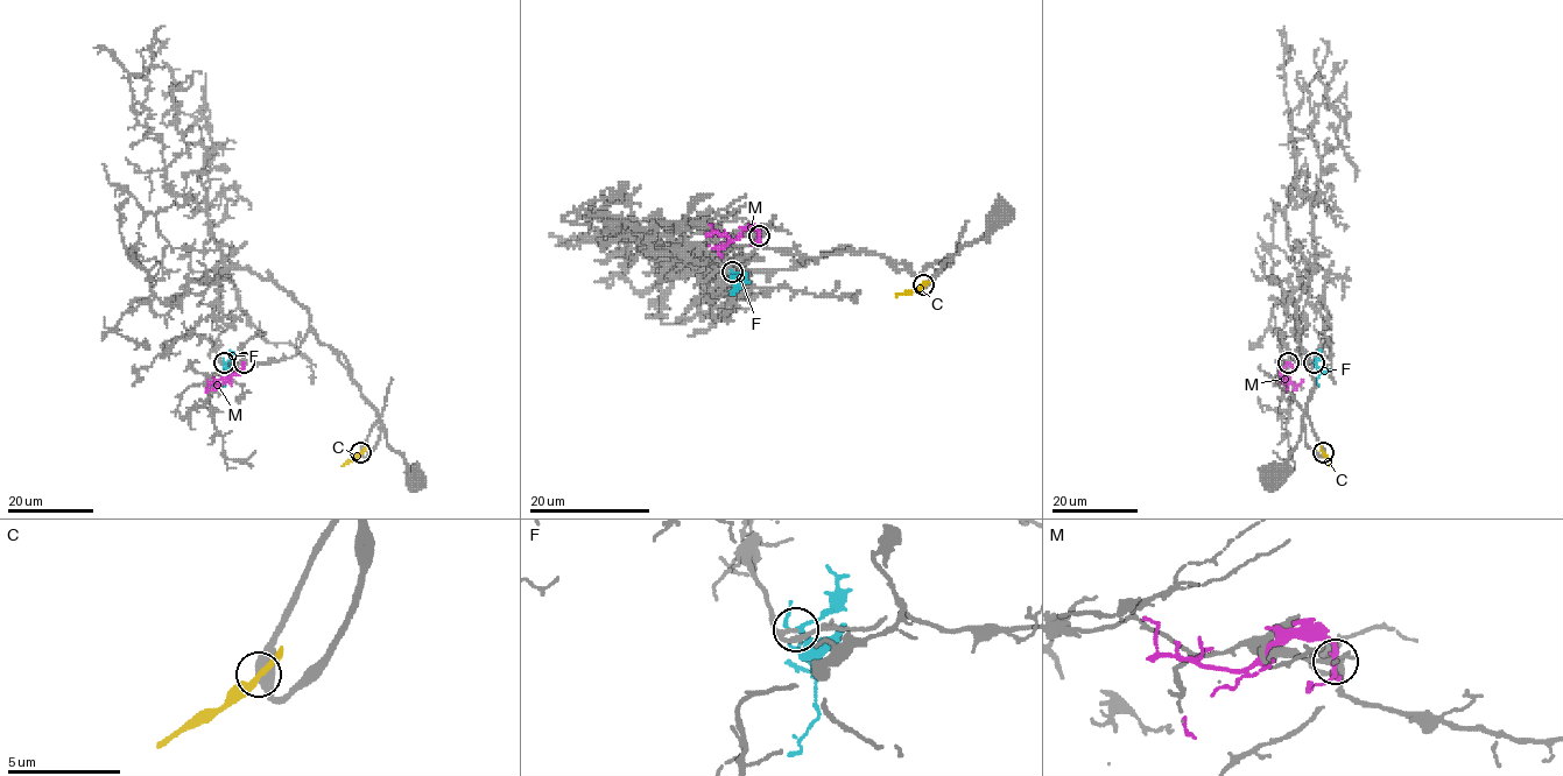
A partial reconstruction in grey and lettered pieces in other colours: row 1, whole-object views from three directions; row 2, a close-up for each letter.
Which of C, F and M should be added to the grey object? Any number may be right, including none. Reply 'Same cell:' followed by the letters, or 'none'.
Same cell: F

